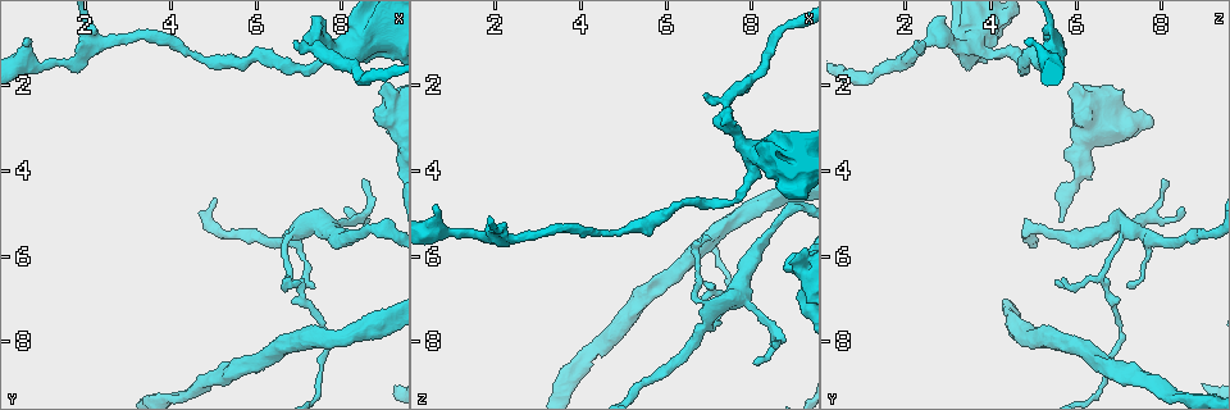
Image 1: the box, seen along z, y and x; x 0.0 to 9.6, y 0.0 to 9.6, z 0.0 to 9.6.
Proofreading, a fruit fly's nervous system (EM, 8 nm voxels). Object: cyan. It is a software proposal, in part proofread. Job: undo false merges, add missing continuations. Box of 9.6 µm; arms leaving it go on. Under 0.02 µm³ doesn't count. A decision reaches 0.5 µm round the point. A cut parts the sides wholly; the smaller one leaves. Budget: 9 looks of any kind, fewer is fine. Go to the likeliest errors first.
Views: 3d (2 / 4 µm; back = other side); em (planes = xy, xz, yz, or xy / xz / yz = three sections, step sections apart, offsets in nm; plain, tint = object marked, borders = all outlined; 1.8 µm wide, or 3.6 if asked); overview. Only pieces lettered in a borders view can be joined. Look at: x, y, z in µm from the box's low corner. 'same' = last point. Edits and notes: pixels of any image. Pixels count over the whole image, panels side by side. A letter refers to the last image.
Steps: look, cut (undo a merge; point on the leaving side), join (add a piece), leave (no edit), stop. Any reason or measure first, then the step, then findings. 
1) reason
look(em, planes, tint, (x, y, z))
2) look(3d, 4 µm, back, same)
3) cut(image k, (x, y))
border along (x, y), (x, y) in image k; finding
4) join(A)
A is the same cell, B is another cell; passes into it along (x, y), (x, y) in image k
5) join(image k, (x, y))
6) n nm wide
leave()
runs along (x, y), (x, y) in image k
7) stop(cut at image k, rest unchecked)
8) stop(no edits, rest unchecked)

sudden change in width
look(em, planes, borders, (8.20, 1.15, 3.65))

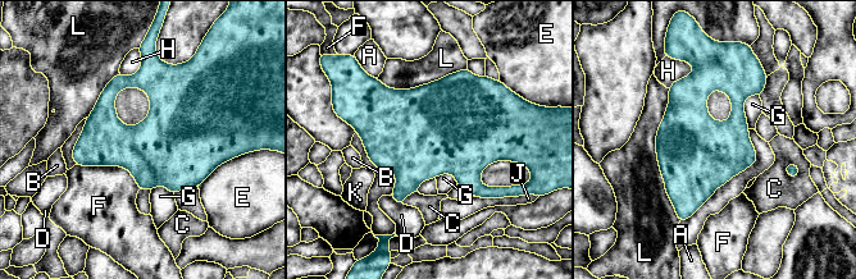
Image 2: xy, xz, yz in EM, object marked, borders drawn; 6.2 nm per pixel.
leave()
A, B, C, D, E, F, G, H, J, K and L are other cells; continuous, no second neuron

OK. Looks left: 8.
sudden change in width
look(em, planes, borders, (6.65, 5.65, 7.05))

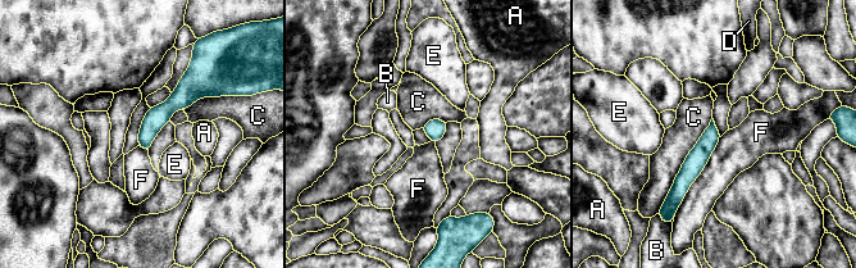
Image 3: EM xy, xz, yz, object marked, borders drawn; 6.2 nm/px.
C touches over 650 nm
leave()
A, B, C, D, E and F are other cells; border along (711, 118), (683, 162), (661, 204) in image 3; continuous, no second neuron

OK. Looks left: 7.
thick turns thin
look(3d, 4 µm, back, (9.10, 2.25, 6.15))

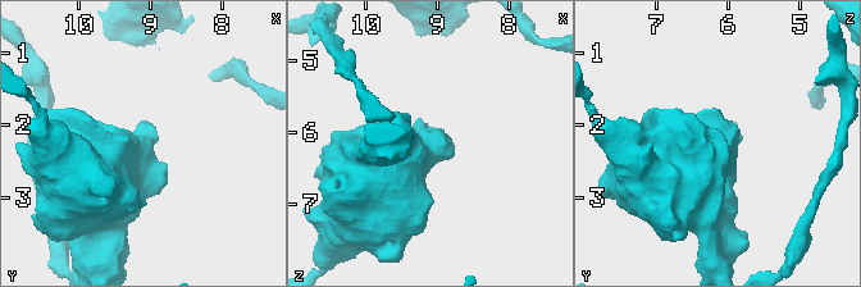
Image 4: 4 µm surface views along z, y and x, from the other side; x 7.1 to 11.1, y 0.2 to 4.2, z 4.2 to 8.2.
shape alone is not enough
look(em, 3.6 µm, planes, borders, same)

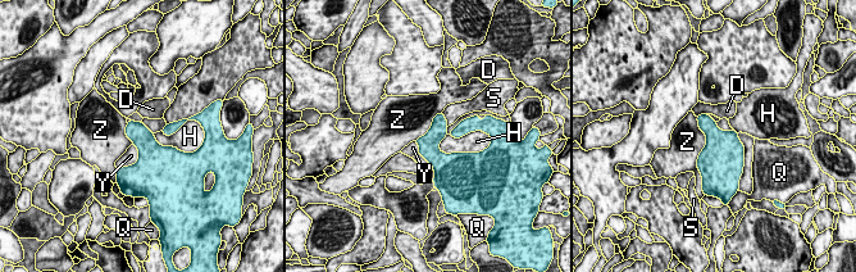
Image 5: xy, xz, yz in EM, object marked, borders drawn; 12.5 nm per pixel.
260 nm wide
leave()
D, H, Q, S, Y and Z are other cells; border along (696, 117), (702, 181) in image 5; continuous, no second neuron

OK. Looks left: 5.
an open end
look(em, planes, plain, (6.90, 1.00, 2.20))

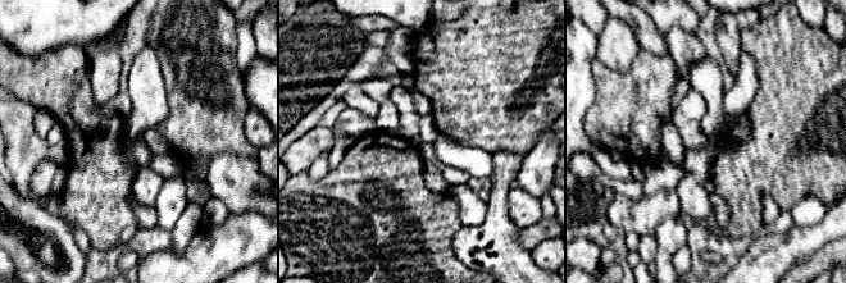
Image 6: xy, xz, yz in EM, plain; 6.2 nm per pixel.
see the neighbours
look(em, planes, borders, same)

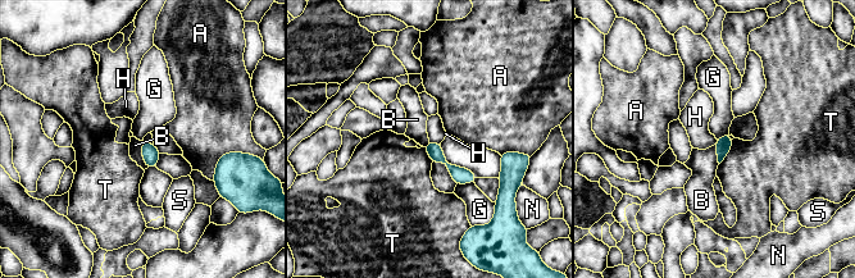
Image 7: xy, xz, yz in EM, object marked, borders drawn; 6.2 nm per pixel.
leave()
A, B, G, H, N, S and T are other cells; border along (430, 141), (440, 144) in image 7; no lettered piece goes on from it

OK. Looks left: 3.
stop(no edits, rest unchecked)

